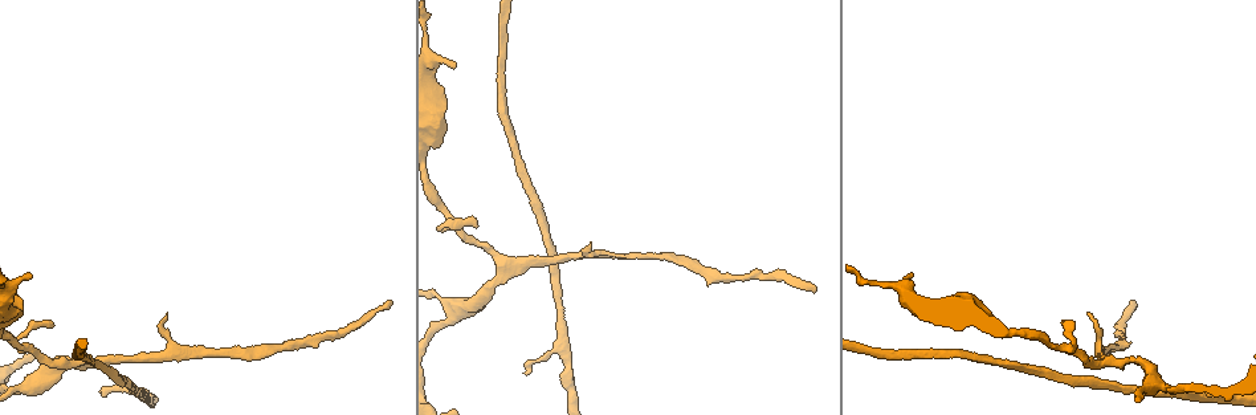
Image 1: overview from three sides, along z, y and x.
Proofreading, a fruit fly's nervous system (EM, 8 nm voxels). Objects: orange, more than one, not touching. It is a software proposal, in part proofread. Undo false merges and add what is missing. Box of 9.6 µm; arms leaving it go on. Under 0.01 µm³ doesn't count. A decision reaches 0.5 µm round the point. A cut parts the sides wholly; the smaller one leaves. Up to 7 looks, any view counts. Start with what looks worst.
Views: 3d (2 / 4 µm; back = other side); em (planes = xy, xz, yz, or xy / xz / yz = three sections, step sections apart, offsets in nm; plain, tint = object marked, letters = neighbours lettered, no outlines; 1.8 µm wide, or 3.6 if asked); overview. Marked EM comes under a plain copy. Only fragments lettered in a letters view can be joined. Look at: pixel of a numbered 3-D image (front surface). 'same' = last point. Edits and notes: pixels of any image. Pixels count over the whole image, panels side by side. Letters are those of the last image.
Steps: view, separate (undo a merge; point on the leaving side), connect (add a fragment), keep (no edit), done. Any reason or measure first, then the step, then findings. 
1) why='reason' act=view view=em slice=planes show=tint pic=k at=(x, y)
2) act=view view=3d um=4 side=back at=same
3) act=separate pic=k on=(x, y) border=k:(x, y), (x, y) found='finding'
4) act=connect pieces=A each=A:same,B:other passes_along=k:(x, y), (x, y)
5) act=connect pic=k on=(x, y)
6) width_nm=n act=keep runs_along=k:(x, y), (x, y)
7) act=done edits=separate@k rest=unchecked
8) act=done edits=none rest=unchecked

act=view view=3d um=2 pic=1 at=(1136, 305)

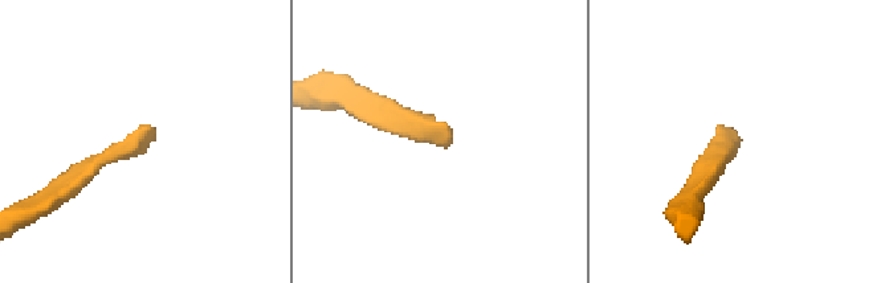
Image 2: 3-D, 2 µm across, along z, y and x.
act=view view=em slice=yz step=16 show=tint pic=2 at=(450, 139)

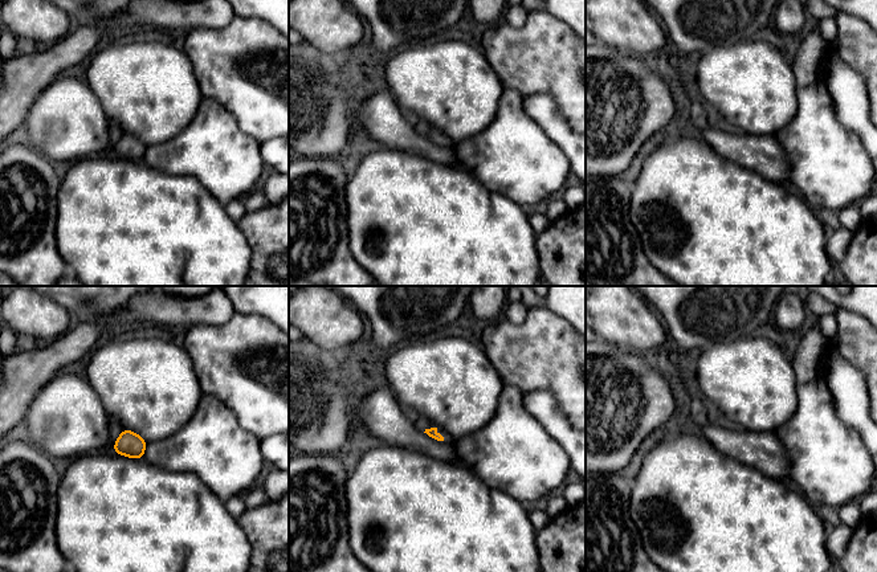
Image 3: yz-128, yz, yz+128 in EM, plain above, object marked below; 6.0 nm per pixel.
act=view view=em slice=yz step=16 show=letters at=same

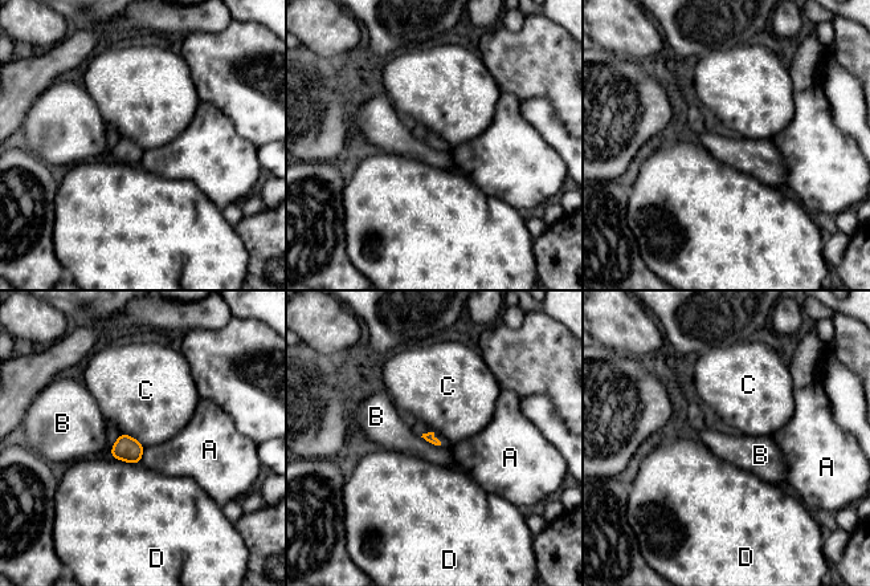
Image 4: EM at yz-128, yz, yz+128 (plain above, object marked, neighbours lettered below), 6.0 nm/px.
act=keep each=A:other,B:other,C:other,D:other border=4:(421, 436), (440, 446) found='none of them fits'

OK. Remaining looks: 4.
why='thin end' act=view view=em um=3.6 slice=yz step=16 show=letters pic=1 at=(476, 226)

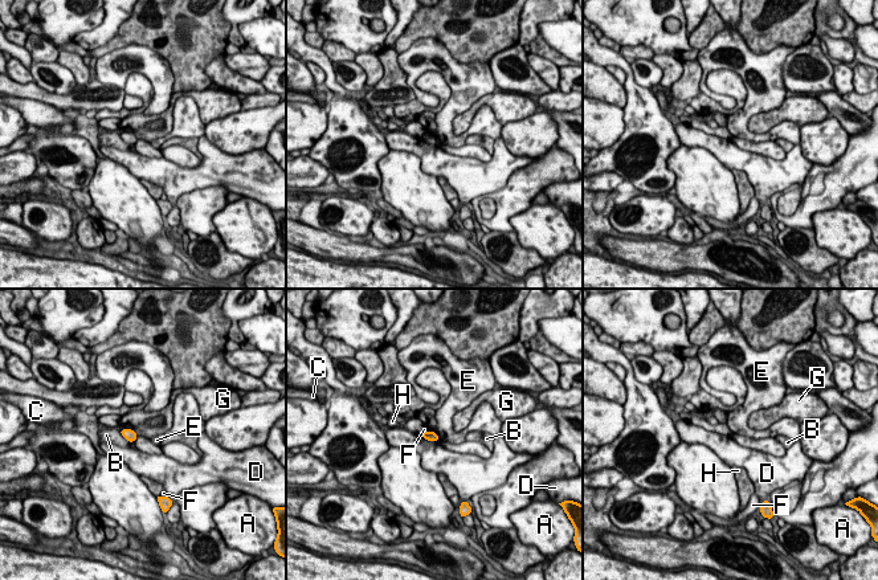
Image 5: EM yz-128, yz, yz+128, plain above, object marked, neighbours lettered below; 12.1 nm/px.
why='another direction' act=view view=em um=3.6 slice=planes show=letters at=same

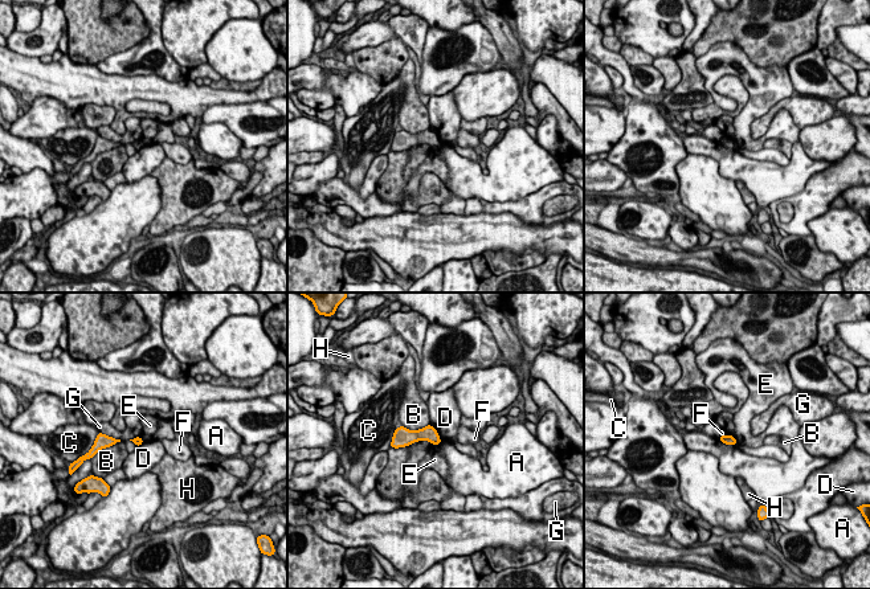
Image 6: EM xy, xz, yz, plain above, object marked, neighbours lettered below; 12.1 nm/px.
act=keep each=A:other,B:other,C:other,D:other,E:other,F:other,G:other,H:other border=6:(431, 424), (441, 441) found='no lettered fragment goes on from it'

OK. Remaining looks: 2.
why='free end' act=view view=em slice=yz step=4 show=tint pic=1 at=(528, 374)

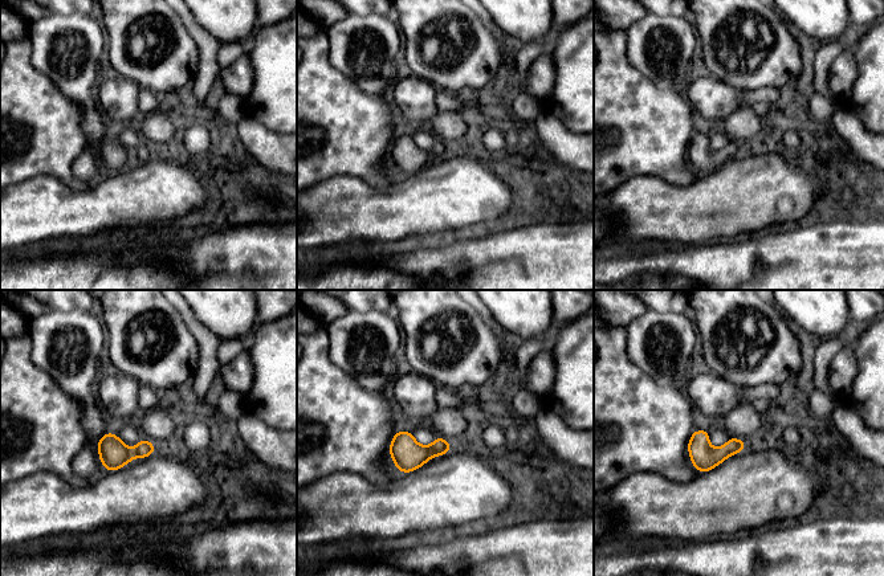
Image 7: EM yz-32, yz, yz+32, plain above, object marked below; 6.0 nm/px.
why='what lies round it' act=view view=em slice=yz step=4 show=letters at=same

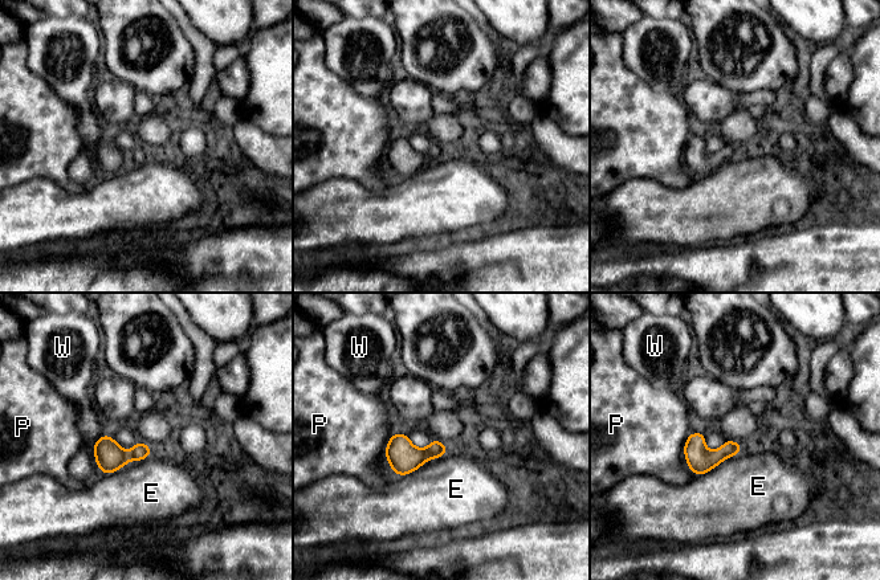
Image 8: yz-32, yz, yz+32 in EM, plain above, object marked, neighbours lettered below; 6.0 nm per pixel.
width_nm=90 act=keep each=E:other,P:other,W:other found='no lettered fragment goes on from it'

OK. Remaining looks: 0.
act=done edits=none rest=unchecked

